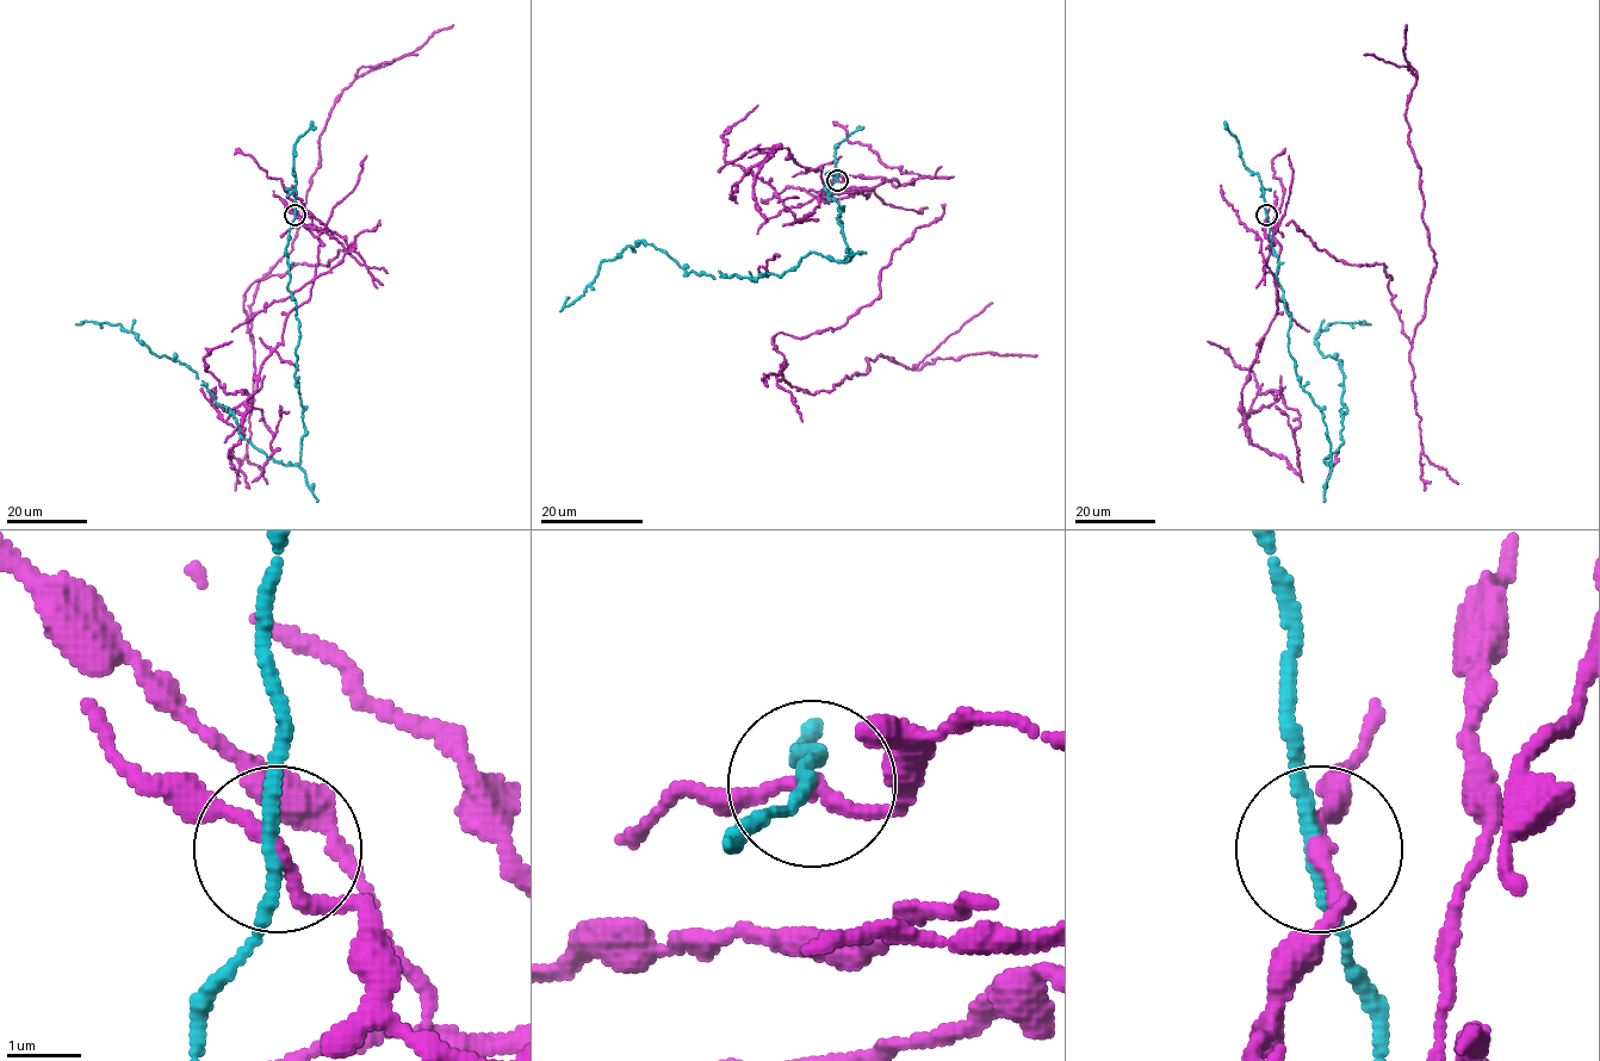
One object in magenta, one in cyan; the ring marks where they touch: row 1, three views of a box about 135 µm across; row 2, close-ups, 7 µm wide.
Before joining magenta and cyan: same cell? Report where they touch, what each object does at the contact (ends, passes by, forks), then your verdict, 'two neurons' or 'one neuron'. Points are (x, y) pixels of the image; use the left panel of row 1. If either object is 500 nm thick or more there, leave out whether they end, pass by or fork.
(295, 215) | magenta passes by | cyan passes by | two neurons

